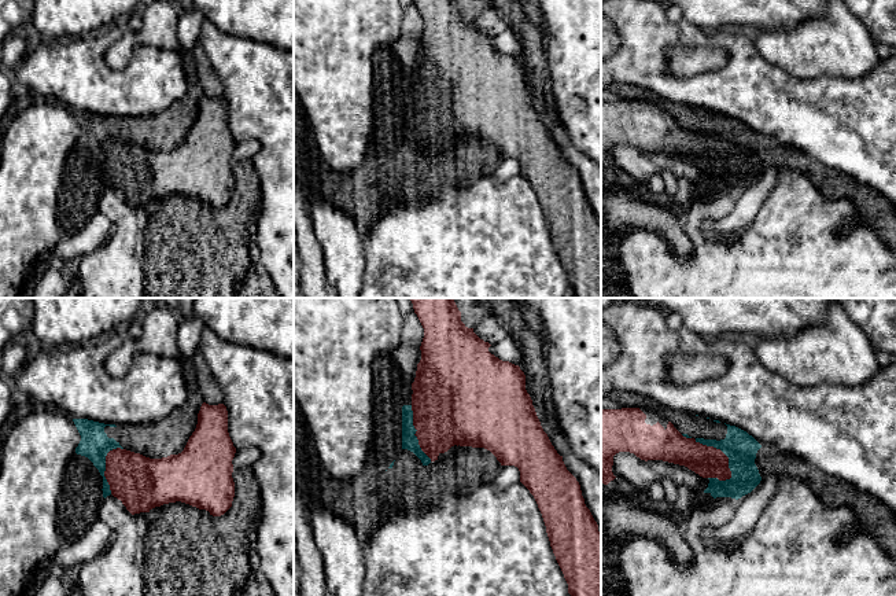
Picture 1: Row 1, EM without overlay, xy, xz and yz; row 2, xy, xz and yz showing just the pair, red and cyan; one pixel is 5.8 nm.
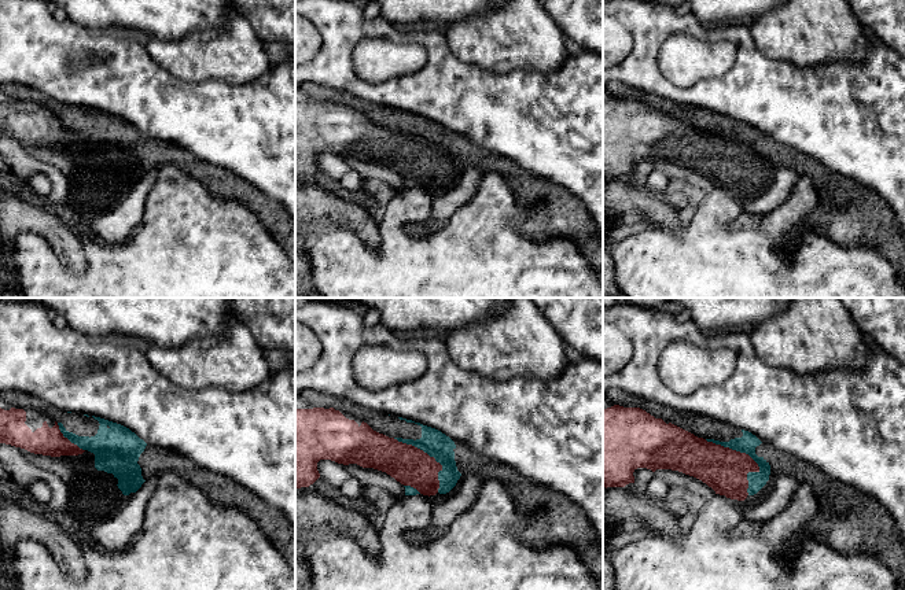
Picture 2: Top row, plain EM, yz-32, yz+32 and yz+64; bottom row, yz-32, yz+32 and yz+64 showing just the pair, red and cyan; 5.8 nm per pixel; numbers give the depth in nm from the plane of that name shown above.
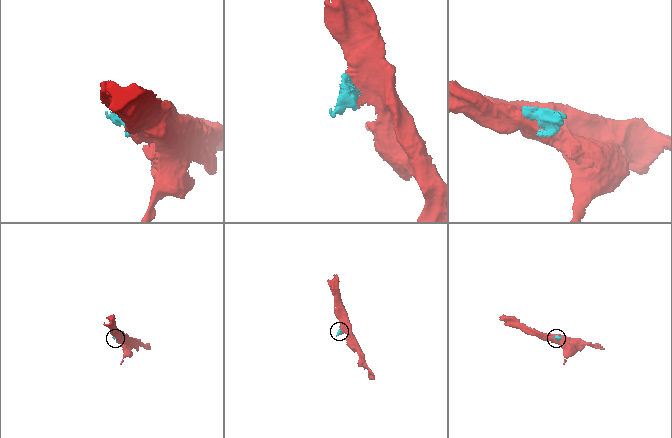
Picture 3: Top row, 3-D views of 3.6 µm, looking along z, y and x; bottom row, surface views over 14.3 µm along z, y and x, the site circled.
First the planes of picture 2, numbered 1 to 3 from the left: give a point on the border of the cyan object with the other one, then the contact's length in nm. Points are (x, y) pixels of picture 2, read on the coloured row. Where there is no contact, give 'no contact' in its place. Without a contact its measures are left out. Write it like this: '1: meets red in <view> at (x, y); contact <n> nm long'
1: meets red in yz-32 at (66, 438); contact 240 nm long
2: meets red in yz+32 at (429, 456); contact 420 nm long
3: meets red in yz+64 at (750, 457); contact 420 nm long

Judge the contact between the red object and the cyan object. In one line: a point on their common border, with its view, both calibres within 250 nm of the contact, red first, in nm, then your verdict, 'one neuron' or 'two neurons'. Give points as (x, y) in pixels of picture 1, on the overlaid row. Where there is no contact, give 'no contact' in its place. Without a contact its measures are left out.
yz (722, 452) | 190/190 nm | two neurons

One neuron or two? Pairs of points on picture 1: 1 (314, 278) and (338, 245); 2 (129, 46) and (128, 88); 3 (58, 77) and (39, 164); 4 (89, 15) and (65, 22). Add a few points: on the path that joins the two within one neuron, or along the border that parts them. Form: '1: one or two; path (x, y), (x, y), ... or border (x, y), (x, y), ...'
1: two; border (314, 234), (323, 254), (325, 279), (329, 283)
2: two; border (159, 48), (136, 47), (121, 69), (103, 58)
3: two; border (39, 100), (62, 103), (72, 111)
4: one; path (84, 15), (70, 17)

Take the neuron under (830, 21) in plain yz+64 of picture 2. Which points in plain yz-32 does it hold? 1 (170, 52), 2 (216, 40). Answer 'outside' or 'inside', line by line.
1: inside
2: inside

